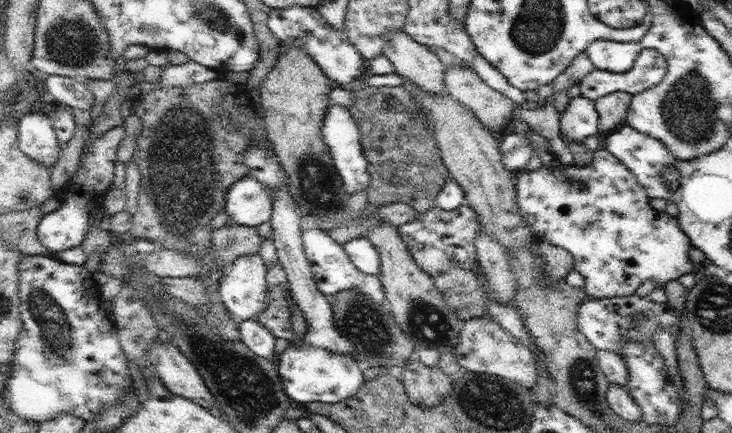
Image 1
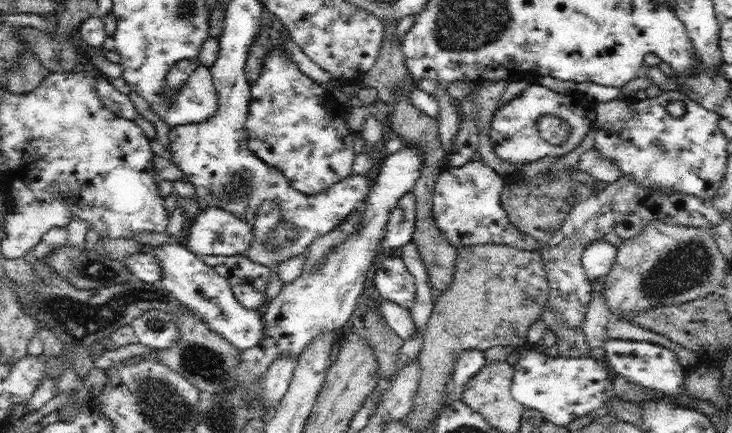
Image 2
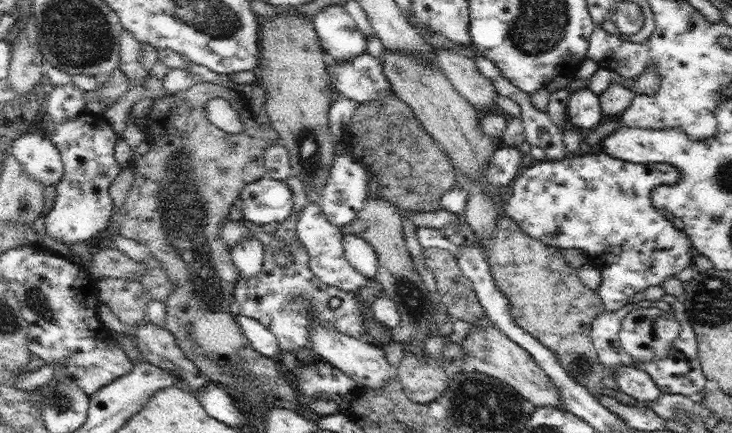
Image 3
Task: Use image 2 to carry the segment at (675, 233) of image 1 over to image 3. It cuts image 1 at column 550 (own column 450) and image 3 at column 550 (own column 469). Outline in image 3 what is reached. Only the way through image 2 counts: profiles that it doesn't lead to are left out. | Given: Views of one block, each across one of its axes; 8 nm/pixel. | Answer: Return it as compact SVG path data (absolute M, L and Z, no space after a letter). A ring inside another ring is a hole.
M598 147L587 154L573 153L560 162L543 160L523 169L509 185L503 210L528 236L550 247L586 252L588 263L602 274L597 292L606 311L615 311L630 303L636 292L644 291L648 286L662 286L668 276L676 276L694 265L690 239L653 206L651 198L654 187L672 185L678 178L680 173L674 165L665 162L634 164L614 158Z

